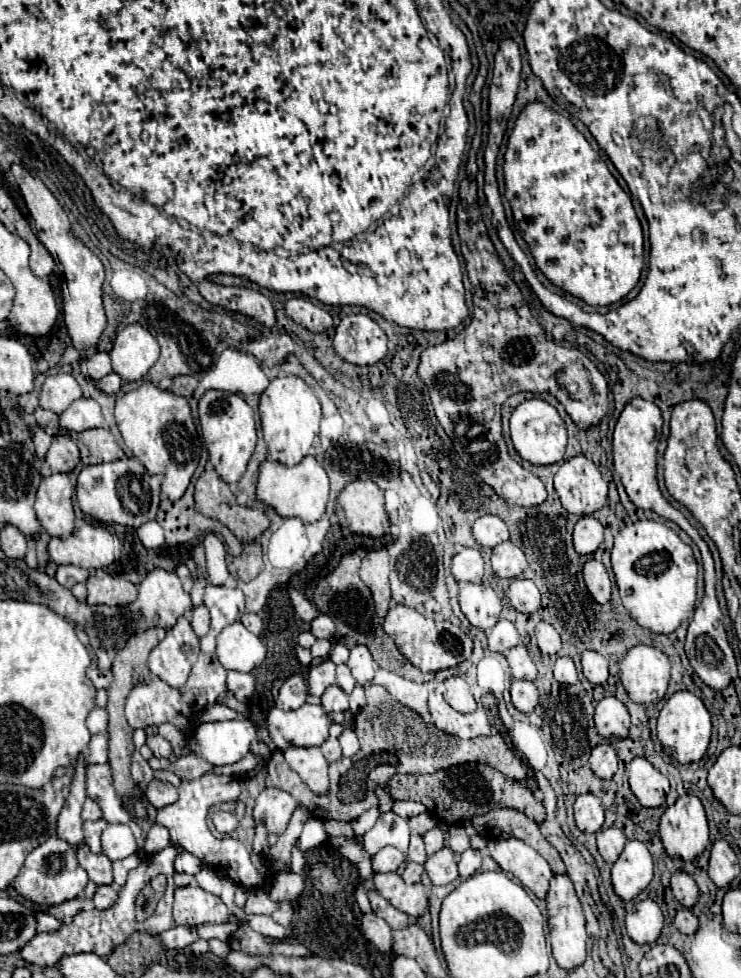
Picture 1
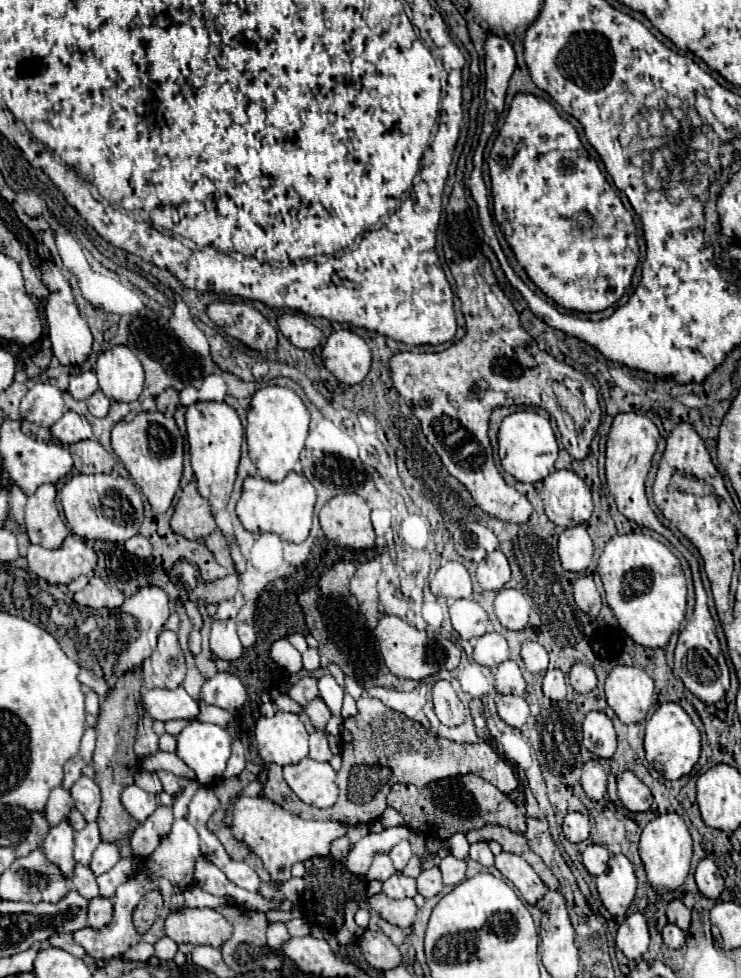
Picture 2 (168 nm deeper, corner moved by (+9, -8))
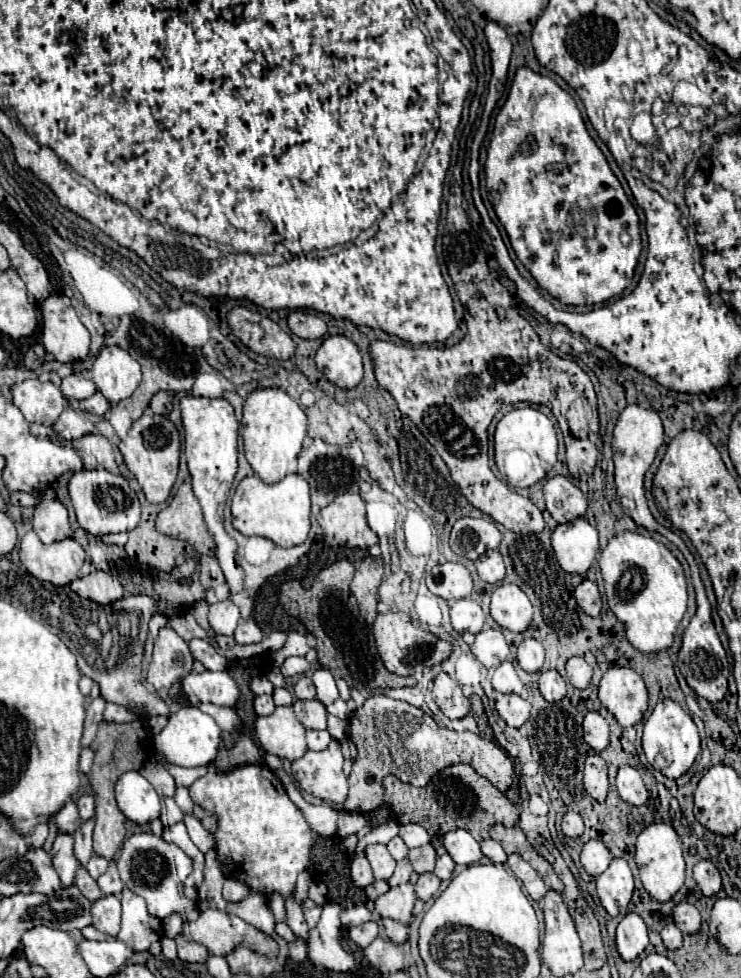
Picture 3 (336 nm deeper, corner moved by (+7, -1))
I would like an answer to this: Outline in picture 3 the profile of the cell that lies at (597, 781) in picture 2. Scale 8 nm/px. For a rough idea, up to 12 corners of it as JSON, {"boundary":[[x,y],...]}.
{"boundary":[[586,759],[584,789],[596,801],[608,793],[606,761]]}

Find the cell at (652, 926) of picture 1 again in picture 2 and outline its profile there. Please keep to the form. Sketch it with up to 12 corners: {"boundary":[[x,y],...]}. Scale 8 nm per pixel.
{"boundary":[[628,914],[618,928],[616,946],[634,960],[648,950],[644,914]]}

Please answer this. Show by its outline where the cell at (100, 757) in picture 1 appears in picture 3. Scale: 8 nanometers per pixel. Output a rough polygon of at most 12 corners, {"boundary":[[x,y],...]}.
{"boundary":[[90,747],[80,753],[80,771],[90,775],[94,753]]}

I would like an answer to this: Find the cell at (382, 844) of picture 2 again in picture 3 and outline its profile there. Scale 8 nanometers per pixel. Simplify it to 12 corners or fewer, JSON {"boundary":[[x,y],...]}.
{"boundary":[[358,853],[350,865],[354,887],[374,883],[370,863]]}

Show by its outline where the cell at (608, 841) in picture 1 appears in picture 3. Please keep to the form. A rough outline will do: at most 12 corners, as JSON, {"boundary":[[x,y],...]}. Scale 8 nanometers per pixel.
{"boundary":[[602,841],[584,843],[580,863],[592,877],[608,869],[612,853]]}

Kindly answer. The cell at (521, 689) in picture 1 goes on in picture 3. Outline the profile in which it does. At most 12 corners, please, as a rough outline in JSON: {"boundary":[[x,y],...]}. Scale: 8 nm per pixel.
{"boundary":[[520,695],[496,697],[496,711],[508,727],[522,727],[532,705]]}

